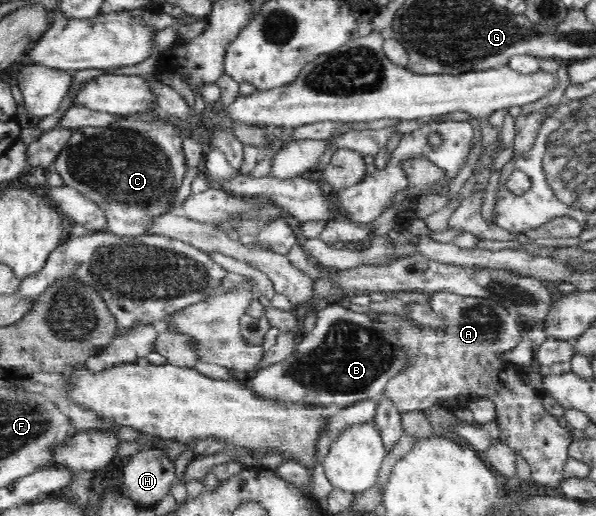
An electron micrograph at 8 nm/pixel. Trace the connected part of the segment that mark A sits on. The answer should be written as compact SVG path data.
M436 292L430 298L430 306L448 321L446 332L442 332L420 323L414 324L409 318L374 312L368 306L352 304L347 298L340 302L350 311L376 314L374 321L400 329L404 348L410 353L409 368L394 376L383 391L383 396L400 412L424 410L436 403L467 415L470 403L486 397L496 407L494 420L500 429L499 438L526 460L531 468L533 487L560 489L574 438L569 429L559 425L558 419L544 409L542 398L545 392L526 386L517 374L516 365L502 358L518 345L524 334L516 315L487 298Z

